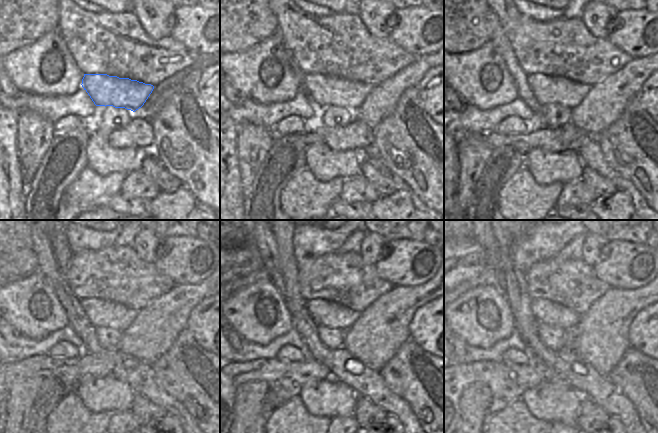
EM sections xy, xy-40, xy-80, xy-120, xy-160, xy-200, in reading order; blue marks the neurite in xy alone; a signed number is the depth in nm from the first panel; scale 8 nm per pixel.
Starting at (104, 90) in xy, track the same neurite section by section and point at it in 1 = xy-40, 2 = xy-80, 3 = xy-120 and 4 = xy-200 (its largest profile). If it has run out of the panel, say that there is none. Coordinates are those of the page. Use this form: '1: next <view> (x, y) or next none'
1: next xy-40 (325, 90)
2: next xy-80 (546, 89)
3: next xy-120 (101, 313)
4: next xy-200 (551, 313)

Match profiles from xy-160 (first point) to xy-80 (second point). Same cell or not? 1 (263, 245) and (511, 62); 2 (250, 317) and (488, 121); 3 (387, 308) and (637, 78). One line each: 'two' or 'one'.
1: one
2: two
3: one

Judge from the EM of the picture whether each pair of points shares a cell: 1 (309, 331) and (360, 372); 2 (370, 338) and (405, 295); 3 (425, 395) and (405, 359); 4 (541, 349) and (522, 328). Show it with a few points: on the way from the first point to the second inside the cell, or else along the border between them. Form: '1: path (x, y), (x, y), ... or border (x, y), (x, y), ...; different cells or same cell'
1: path (316, 345), (329, 358), (337, 360), (346, 368); same cell
2: path (381, 327), (386, 318), (398, 306); same cell
3: path (421, 386), (412, 373), (411, 368); same cell
4: border (537, 329), (528, 332), (528, 338), (525, 343); different cells

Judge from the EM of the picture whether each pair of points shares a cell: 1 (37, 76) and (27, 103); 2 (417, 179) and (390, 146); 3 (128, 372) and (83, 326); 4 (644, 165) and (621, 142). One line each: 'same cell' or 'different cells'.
1: different cells
2: same cell
3: same cell
4: same cell

